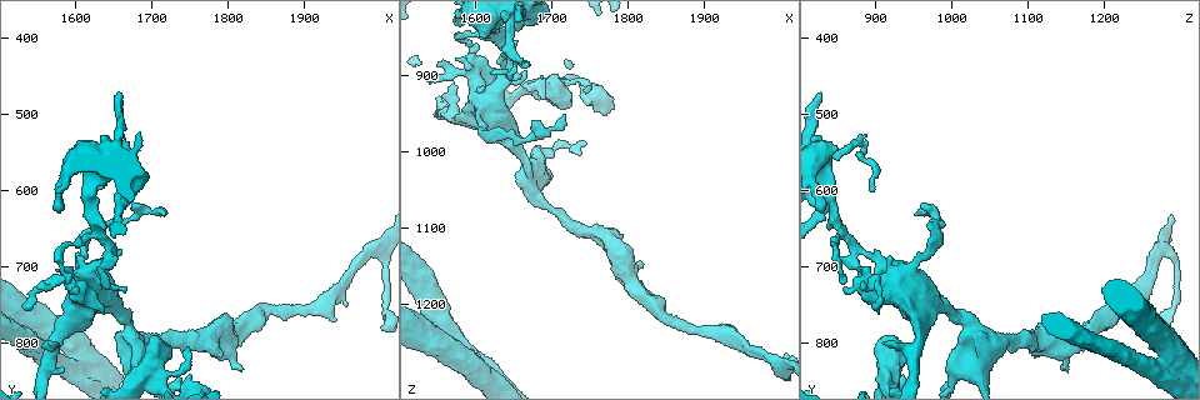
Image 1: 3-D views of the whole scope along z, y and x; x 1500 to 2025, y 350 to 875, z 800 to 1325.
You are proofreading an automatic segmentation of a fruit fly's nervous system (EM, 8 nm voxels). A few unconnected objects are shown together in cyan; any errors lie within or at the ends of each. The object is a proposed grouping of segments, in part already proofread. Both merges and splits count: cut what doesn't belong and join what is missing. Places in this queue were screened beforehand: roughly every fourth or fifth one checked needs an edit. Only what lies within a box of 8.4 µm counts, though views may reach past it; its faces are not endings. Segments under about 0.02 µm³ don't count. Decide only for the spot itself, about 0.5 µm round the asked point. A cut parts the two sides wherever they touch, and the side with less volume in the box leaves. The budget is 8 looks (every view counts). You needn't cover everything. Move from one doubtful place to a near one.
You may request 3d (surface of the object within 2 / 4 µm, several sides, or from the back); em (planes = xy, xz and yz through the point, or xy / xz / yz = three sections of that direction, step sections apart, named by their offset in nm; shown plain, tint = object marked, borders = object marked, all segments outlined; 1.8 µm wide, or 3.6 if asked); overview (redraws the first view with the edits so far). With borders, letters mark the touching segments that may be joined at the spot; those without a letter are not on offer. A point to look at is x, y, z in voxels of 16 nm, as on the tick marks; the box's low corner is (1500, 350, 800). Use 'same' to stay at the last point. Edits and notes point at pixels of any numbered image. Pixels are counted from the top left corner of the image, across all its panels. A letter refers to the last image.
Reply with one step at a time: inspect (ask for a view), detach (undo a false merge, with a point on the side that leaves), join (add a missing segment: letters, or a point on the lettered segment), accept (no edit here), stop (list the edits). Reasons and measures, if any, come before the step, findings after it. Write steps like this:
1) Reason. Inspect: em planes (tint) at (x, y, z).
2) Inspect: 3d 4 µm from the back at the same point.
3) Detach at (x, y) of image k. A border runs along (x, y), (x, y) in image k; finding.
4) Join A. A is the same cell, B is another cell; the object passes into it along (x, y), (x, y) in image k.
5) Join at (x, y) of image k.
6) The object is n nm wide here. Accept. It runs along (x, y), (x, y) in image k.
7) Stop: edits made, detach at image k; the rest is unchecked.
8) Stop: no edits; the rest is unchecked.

Two arms in line, one across. Inspect: 3d 4 µm at (1600, 810, 1285).

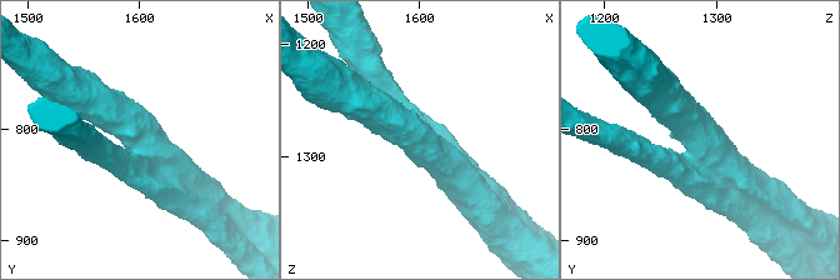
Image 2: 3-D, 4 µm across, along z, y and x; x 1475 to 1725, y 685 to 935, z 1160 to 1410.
3 arms meet here; the arms are 360, 500, 550 nm wide; need the tissue. Inspect: em planes (tint) at (1602, 814, 1286).

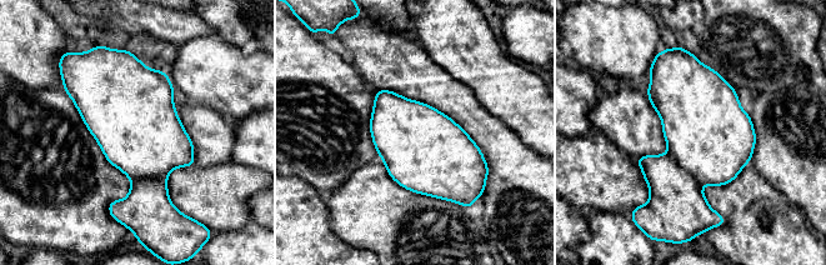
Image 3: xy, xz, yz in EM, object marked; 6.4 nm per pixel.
Inspect: em planes (borders) at the same point.

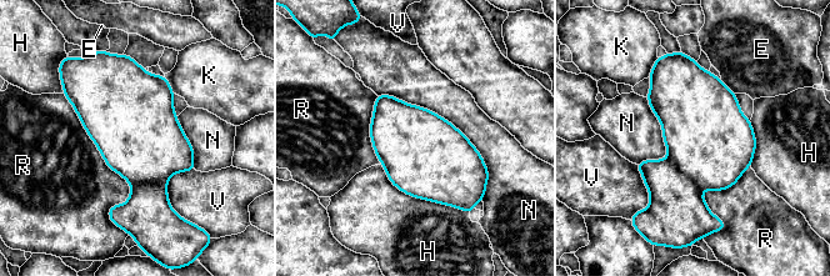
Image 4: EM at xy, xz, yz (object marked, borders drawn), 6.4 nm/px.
The longest contact is with N, 950 nm. Detach at (678, 211) of image 4. E, H, K, N, R and V are other cells; a second neuron is stuck on.

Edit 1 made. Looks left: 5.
Branch stops here. Inspect: em planes (borders) at (1740, 810, 910).

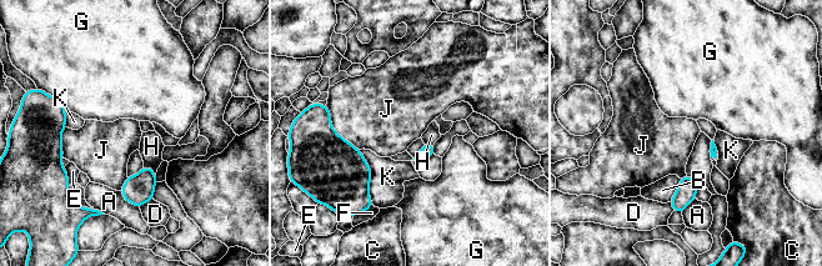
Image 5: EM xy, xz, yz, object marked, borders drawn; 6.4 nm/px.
The longest contact is with K, 380 nm. Accept. A, B, C, D, E, F, G, H, J and K are other cells; a border runs along (327, 108), (330, 125), (359, 150) in image 5; no lettered segment goes on from it.

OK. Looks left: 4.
Free end. Inspect: 3d 2 µm at (1715, 630, 955).

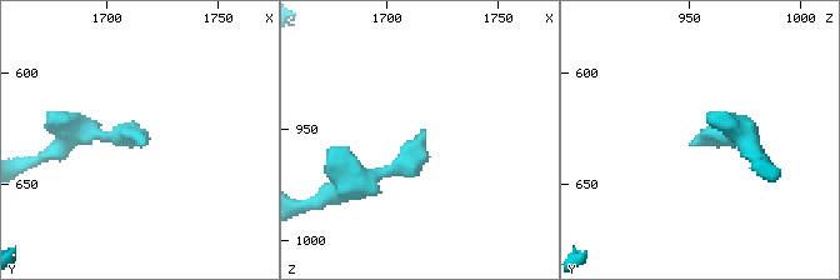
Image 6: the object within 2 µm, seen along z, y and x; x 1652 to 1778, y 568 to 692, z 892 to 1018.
Inspect: em xz step 4 (tint) at (1718, 630, 951).

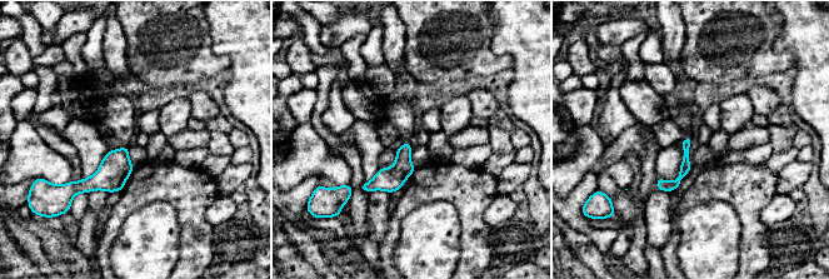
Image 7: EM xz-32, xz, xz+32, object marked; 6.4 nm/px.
Inspect: em planes (borders) at the same point.

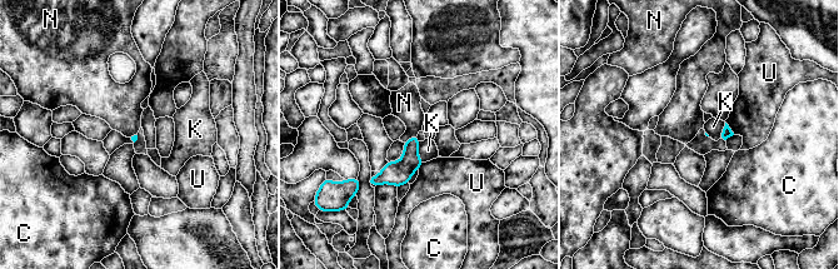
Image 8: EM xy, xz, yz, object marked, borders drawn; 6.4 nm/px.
The longest contact is with K, 140 nm. Accept. C, K, N and U are other cells; a border runs along (416, 134), (404, 143) in image 8; none of them fits.

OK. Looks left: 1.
Sharp bend. Inspect: em planes (borders) at (1995, 675, 1280).

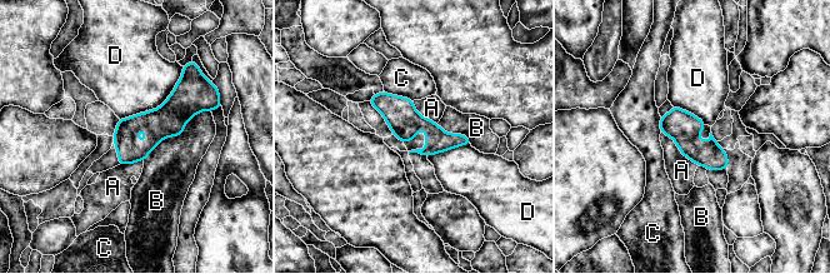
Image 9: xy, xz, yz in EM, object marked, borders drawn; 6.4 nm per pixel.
The object is 200 nm wide here. Accept. A, B, C and D are other cells; a border runs along (183, 66), (161, 104), (119, 119) in image 9; continuous, no second neuron.

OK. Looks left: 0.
Stop: edits made, detach at image 4; the rest is unchecked.

